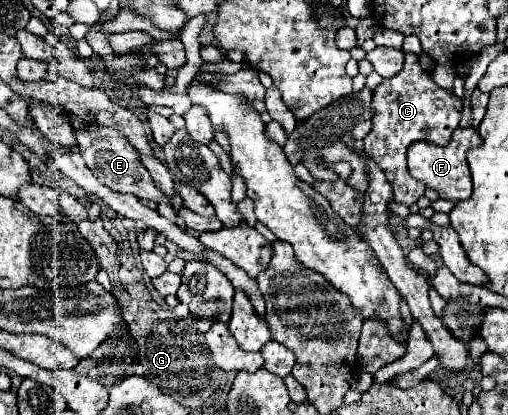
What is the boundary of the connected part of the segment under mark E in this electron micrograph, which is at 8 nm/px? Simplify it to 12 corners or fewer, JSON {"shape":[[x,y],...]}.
{"shape":[[77,135],[83,161],[117,193],[161,203],[161,189],[127,137]]}

